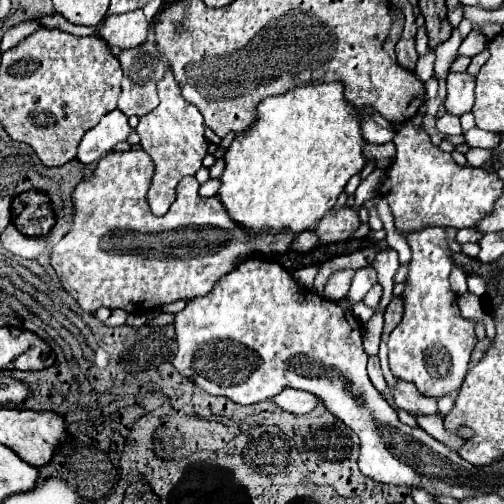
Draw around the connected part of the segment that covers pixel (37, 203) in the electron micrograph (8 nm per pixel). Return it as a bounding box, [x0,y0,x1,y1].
[12,192,56,236]

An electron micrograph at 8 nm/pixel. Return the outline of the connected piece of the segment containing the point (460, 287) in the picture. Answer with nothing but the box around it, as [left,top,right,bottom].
[450,268,468,296]

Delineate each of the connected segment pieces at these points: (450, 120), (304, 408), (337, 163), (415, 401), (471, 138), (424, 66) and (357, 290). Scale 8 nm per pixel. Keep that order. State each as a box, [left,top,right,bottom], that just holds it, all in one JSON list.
[[436,114,462,136],[274,388,320,414],[218,82,366,232],[394,380,436,416],[464,127,501,150],[414,52,435,82],[346,266,376,304]]

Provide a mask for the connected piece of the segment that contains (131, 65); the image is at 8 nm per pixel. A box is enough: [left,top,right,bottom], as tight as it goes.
[118,22,168,116]

